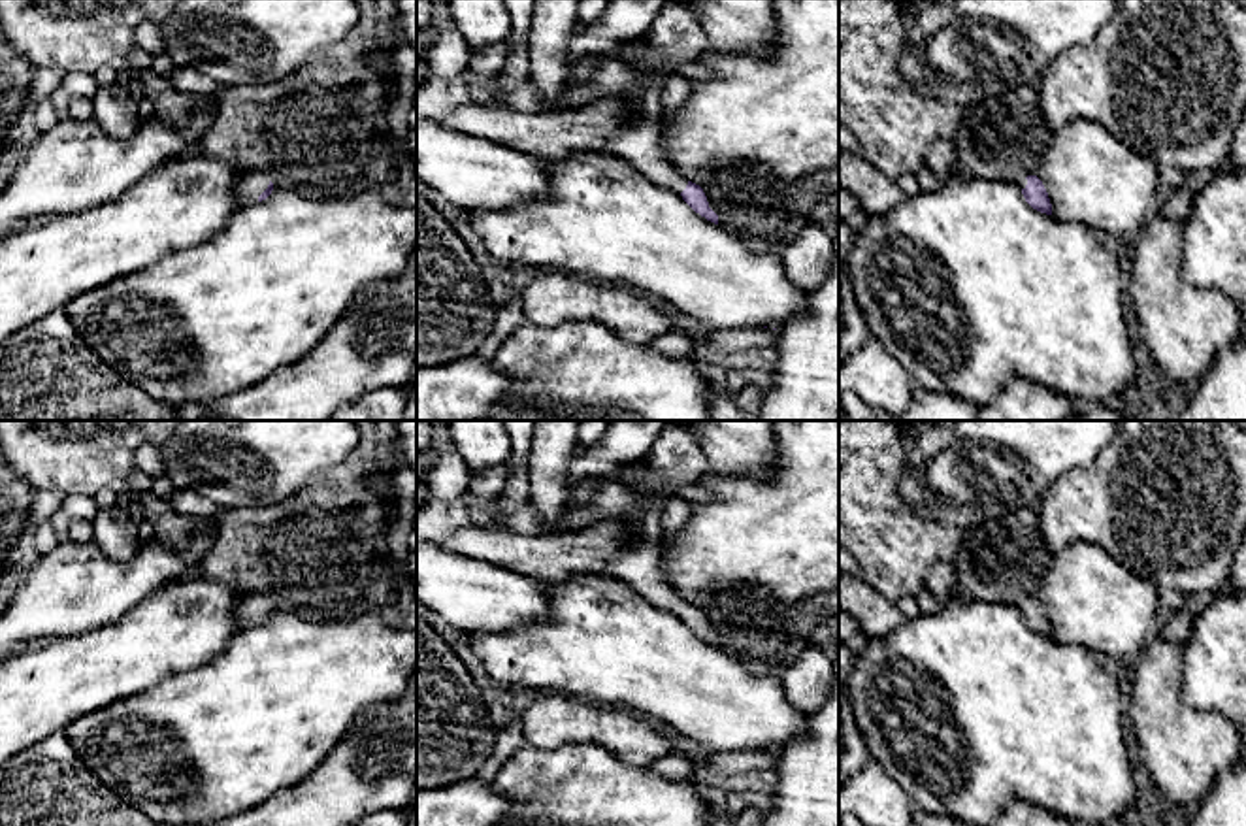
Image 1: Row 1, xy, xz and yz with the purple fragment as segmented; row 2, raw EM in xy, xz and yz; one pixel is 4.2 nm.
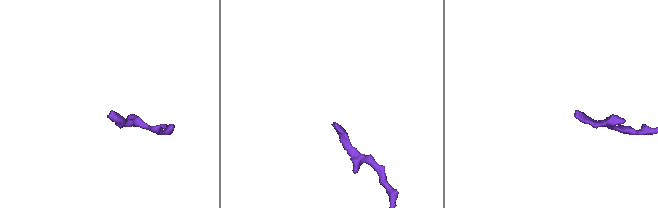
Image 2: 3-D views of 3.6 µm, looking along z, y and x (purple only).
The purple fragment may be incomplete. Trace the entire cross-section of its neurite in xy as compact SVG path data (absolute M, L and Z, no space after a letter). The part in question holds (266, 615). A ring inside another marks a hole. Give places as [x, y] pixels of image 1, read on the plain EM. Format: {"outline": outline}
{"outline": "M247 594L236 603L232 615L239 628L243 628L266 622L271 617L271 613L273 605L268 600L254 594Z"}

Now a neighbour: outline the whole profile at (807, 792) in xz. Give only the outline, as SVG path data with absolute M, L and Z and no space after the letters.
M839 656L826 703L809 715L805 734L779 751L779 783L763 798L762 826L839 826Z

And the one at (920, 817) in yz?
M914 807L910 826L967 826L967 824L963 820L956 820L946 815L931 815Z

